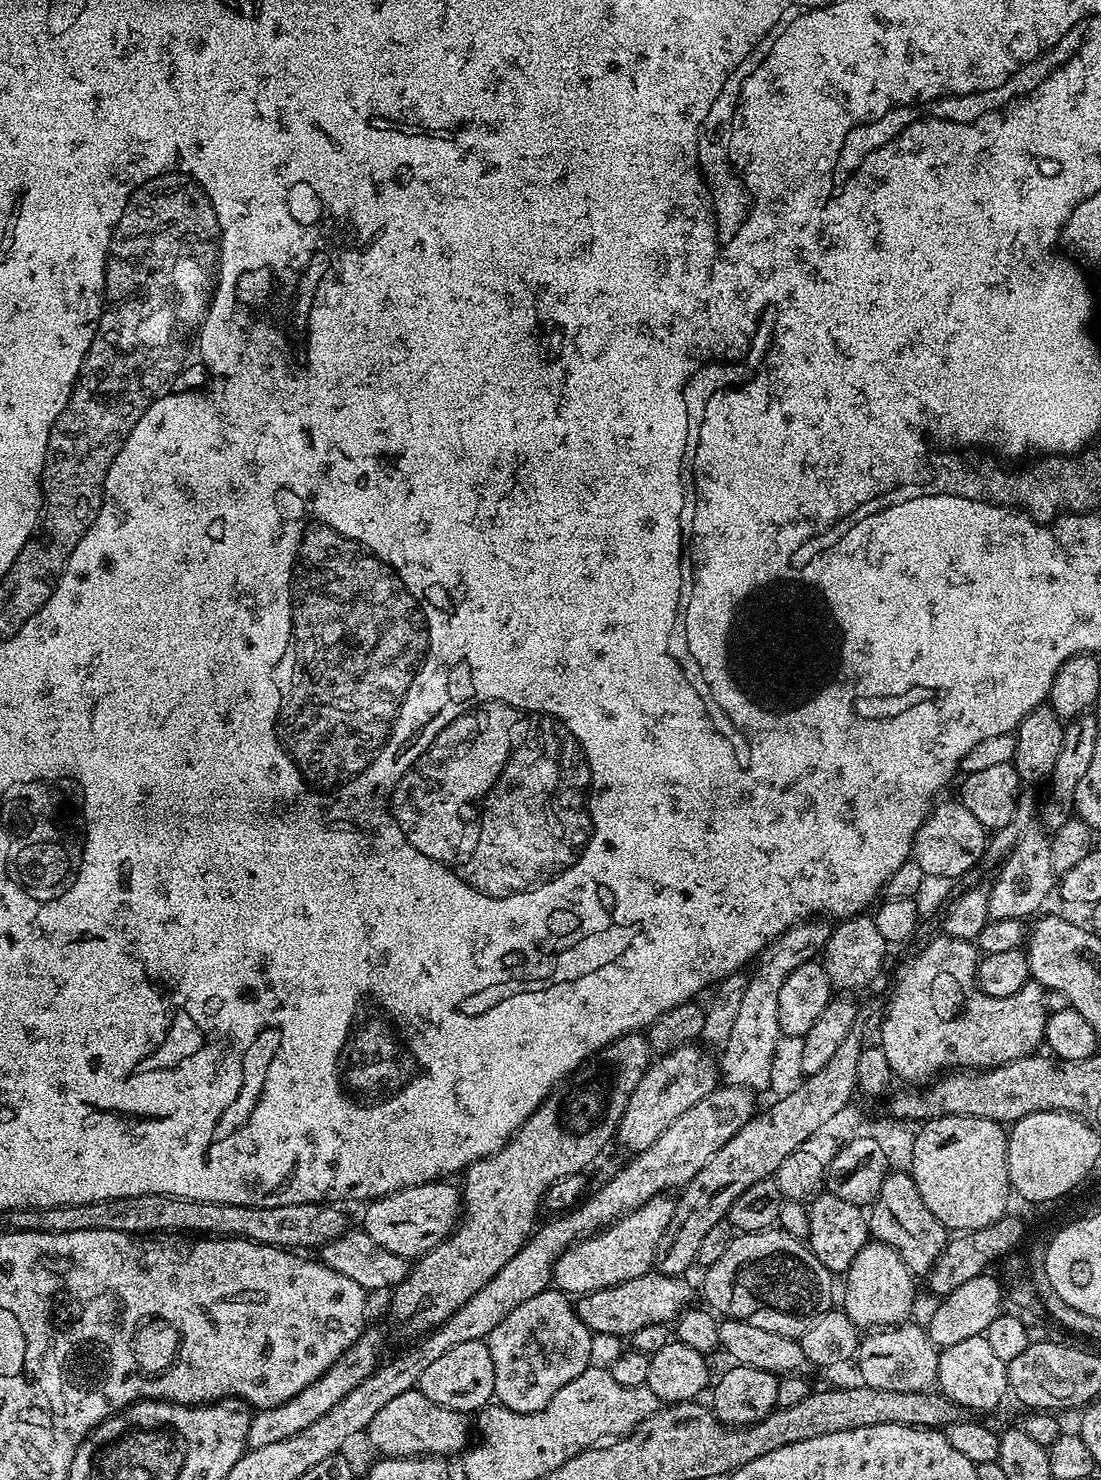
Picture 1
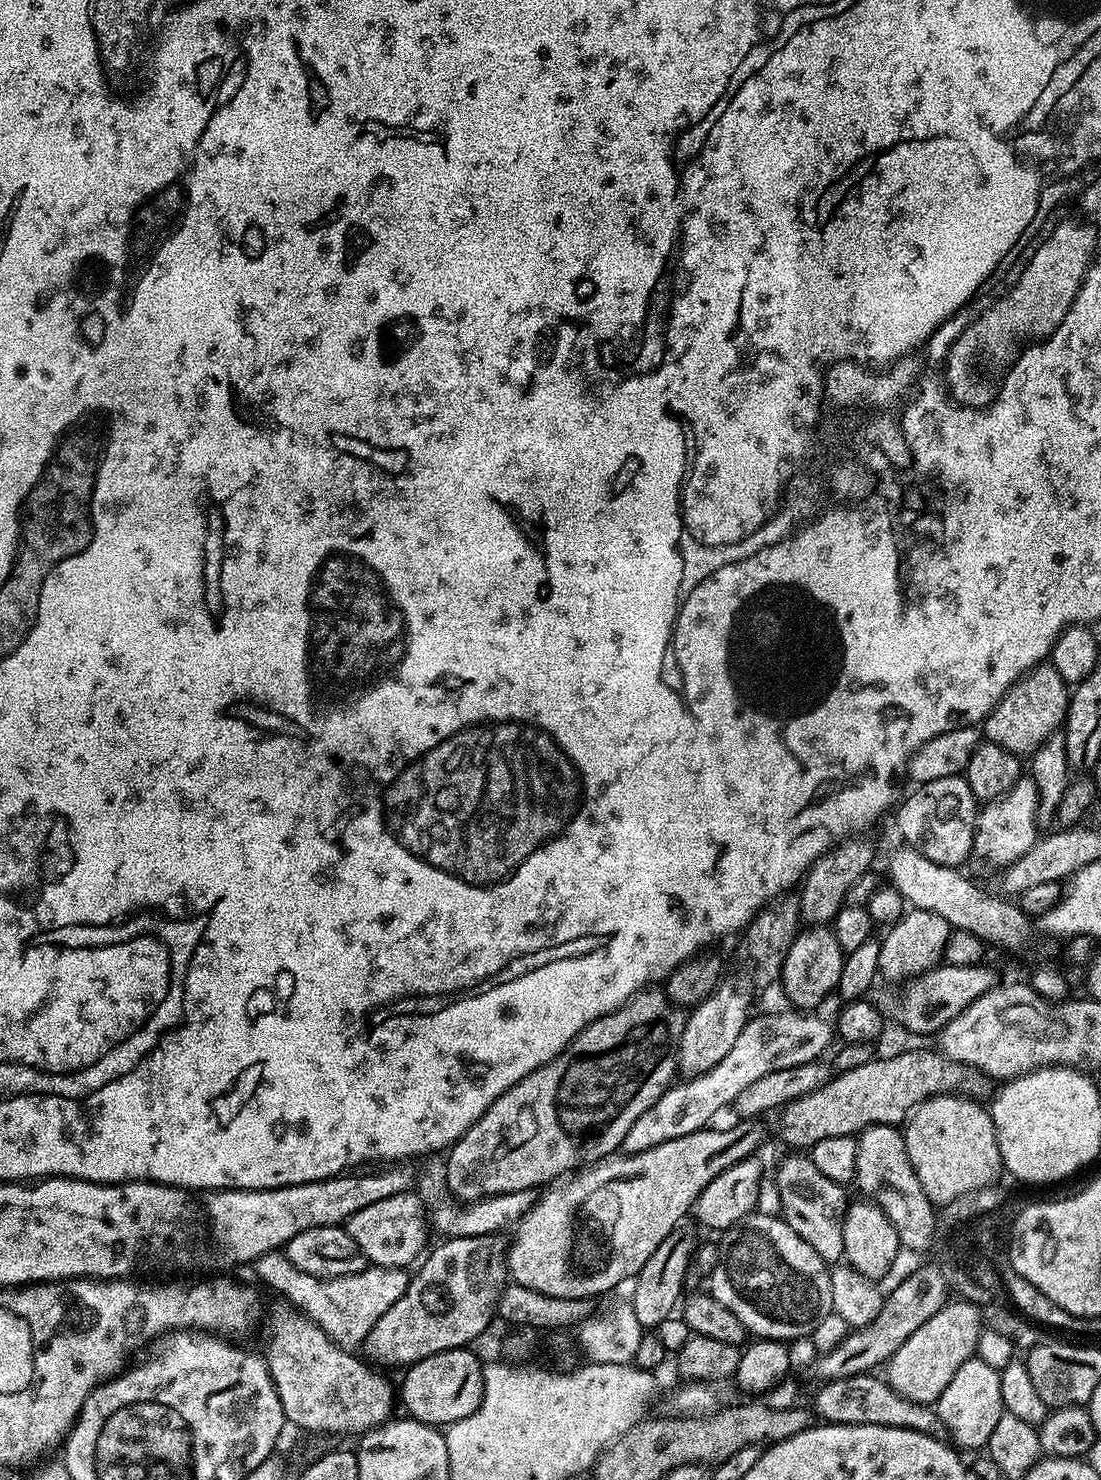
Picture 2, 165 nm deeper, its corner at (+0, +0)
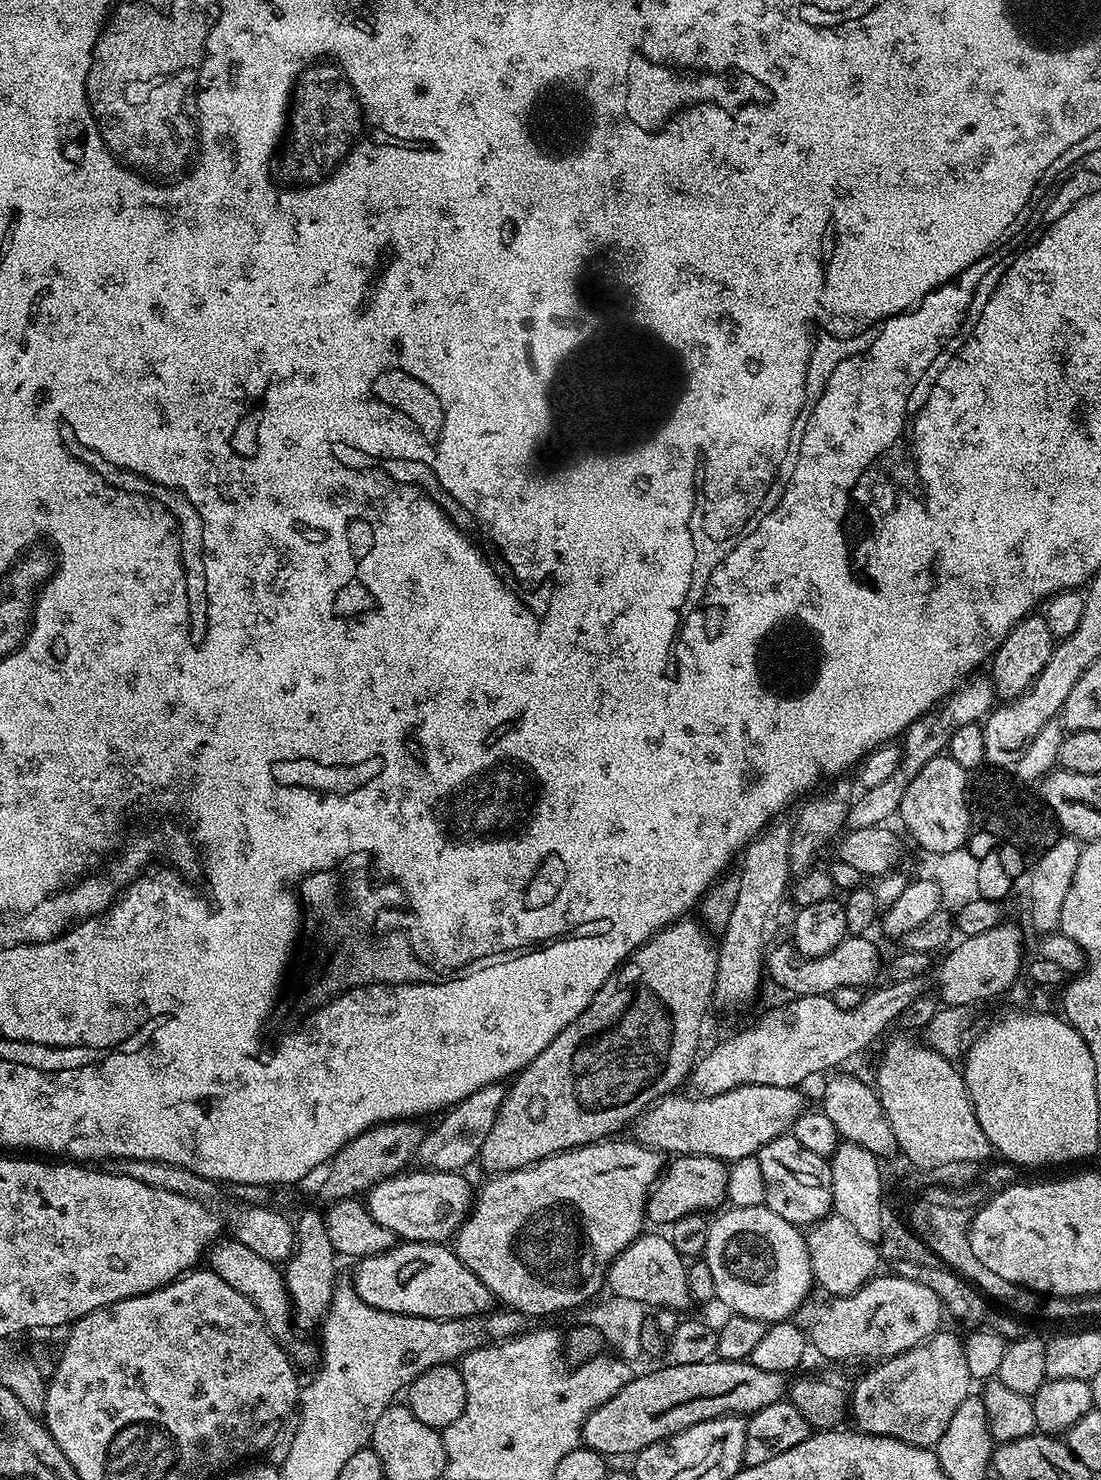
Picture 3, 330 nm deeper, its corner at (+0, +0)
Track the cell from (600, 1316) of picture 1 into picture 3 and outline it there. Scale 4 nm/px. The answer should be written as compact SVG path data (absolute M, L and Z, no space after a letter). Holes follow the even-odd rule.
M397 1242L384 1252L363 1257L357 1264L360 1265L356 1268L354 1287L356 1293L362 1298L362 1302L366 1302L366 1306L374 1306L378 1310L386 1310L390 1314L406 1314L435 1320L484 1316L493 1311L494 1297L491 1290L485 1286L482 1278L478 1278L478 1274L471 1272L458 1259L455 1251L447 1243Z

